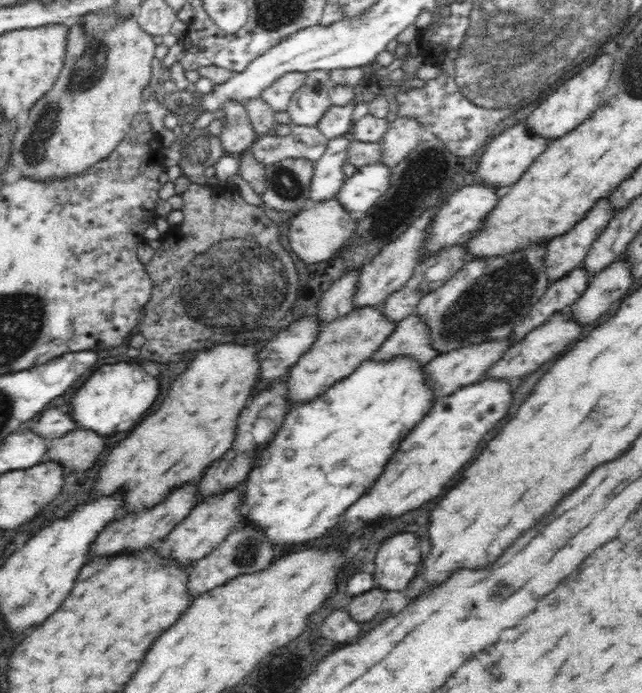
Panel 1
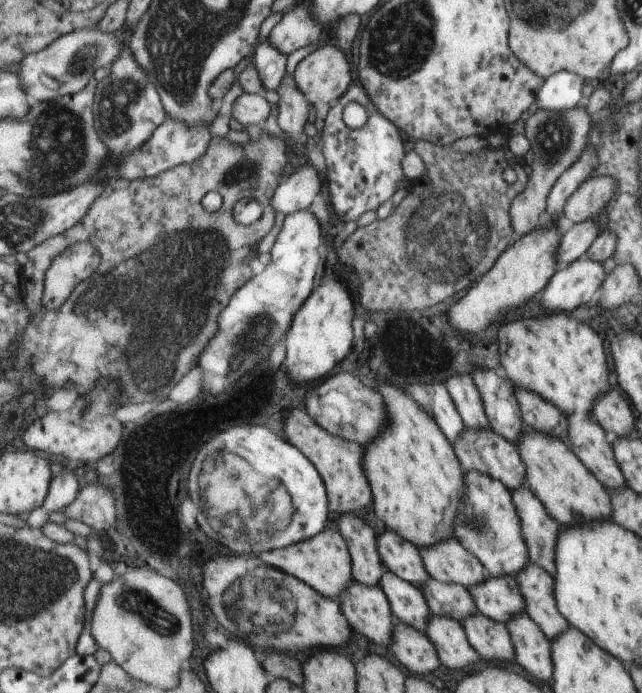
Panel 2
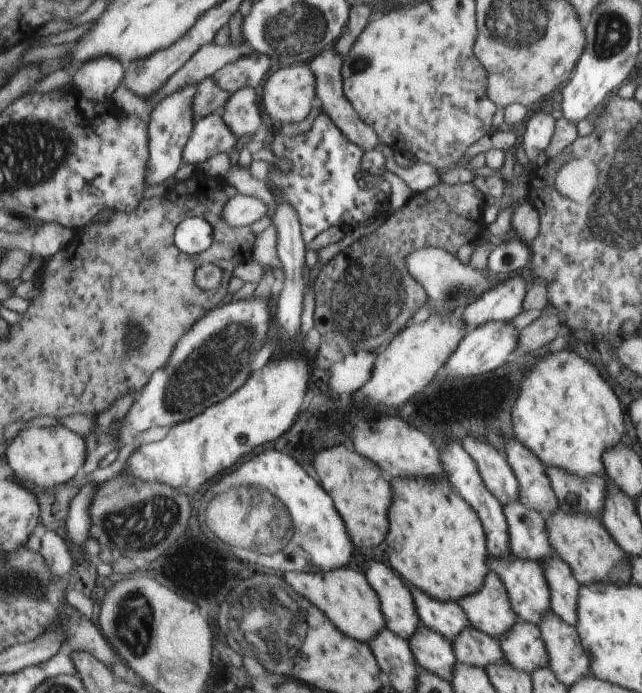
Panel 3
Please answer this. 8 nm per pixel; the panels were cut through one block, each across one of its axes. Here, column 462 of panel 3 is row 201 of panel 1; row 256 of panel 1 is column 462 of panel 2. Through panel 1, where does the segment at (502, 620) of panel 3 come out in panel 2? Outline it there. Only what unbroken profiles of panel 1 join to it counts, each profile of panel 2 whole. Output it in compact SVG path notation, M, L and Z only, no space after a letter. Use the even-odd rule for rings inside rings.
M455 537L422 547L419 554L427 574L439 582L460 584L469 590L488 578L480 560Z

